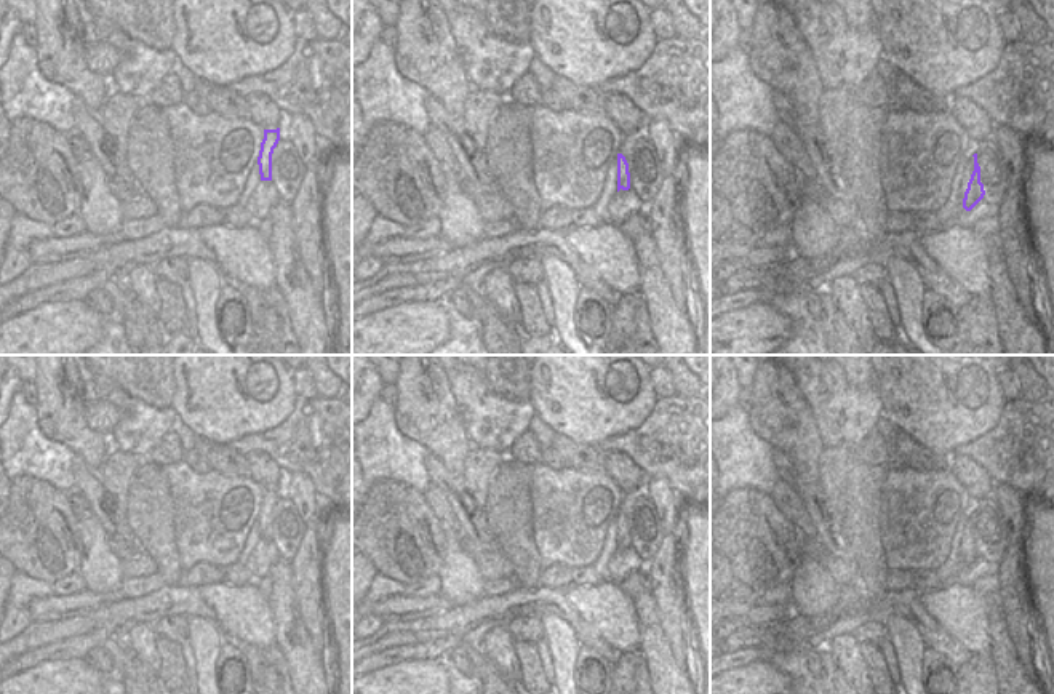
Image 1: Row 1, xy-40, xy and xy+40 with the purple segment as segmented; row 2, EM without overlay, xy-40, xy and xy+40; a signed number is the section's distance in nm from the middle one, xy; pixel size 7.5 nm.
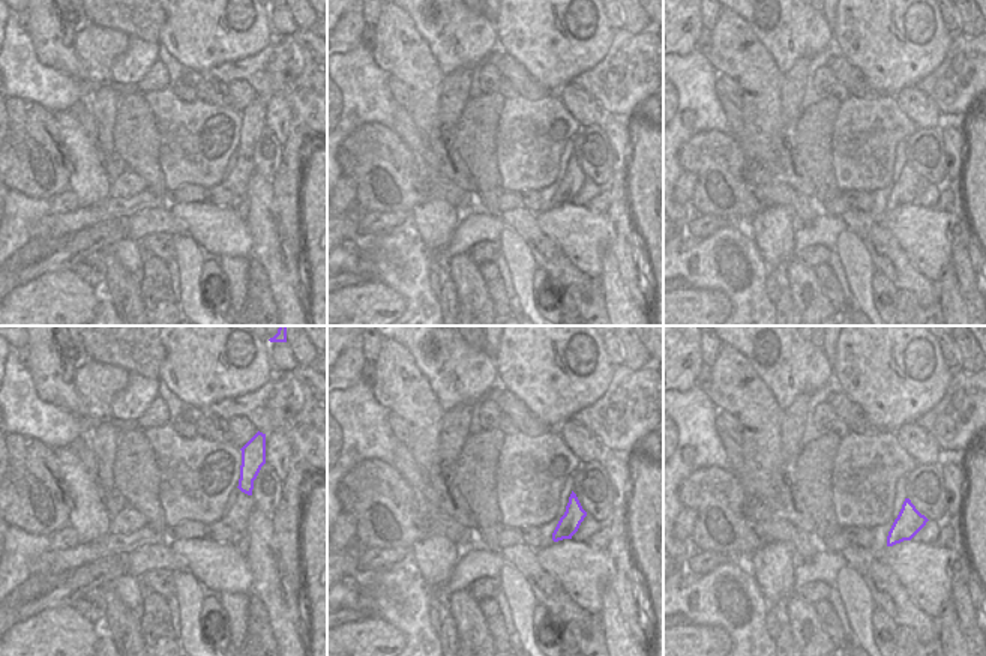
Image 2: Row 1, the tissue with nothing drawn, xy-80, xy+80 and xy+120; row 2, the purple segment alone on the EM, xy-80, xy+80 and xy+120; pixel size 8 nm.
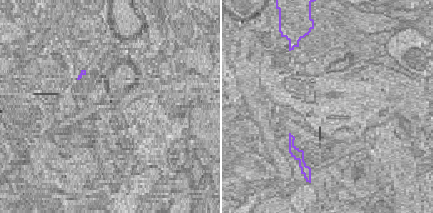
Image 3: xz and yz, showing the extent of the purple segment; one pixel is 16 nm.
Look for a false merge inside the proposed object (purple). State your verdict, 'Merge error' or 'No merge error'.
No merge error.

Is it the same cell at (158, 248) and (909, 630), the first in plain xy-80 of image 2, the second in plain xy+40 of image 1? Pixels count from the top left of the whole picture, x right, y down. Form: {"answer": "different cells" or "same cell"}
{"answer": "different cells"}

